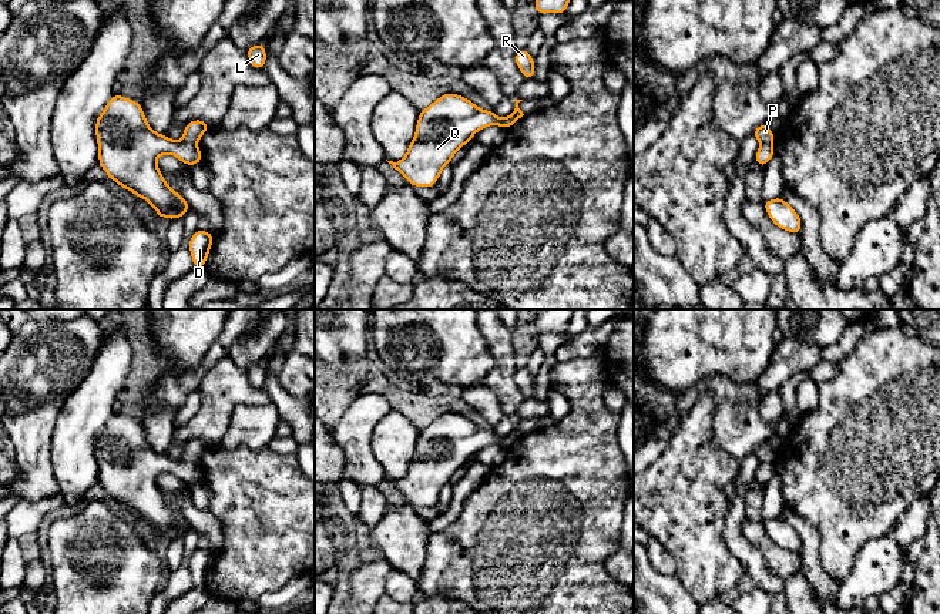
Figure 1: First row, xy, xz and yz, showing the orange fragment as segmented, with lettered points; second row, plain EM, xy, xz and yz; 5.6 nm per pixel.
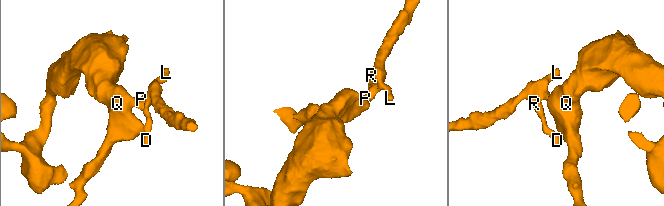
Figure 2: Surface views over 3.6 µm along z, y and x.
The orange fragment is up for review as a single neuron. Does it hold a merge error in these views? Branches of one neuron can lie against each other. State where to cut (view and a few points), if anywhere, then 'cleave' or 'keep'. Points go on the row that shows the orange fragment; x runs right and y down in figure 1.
cut xy (181, 141), (195, 144); cleave

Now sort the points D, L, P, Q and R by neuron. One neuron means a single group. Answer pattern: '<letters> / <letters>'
D L P R / Q

